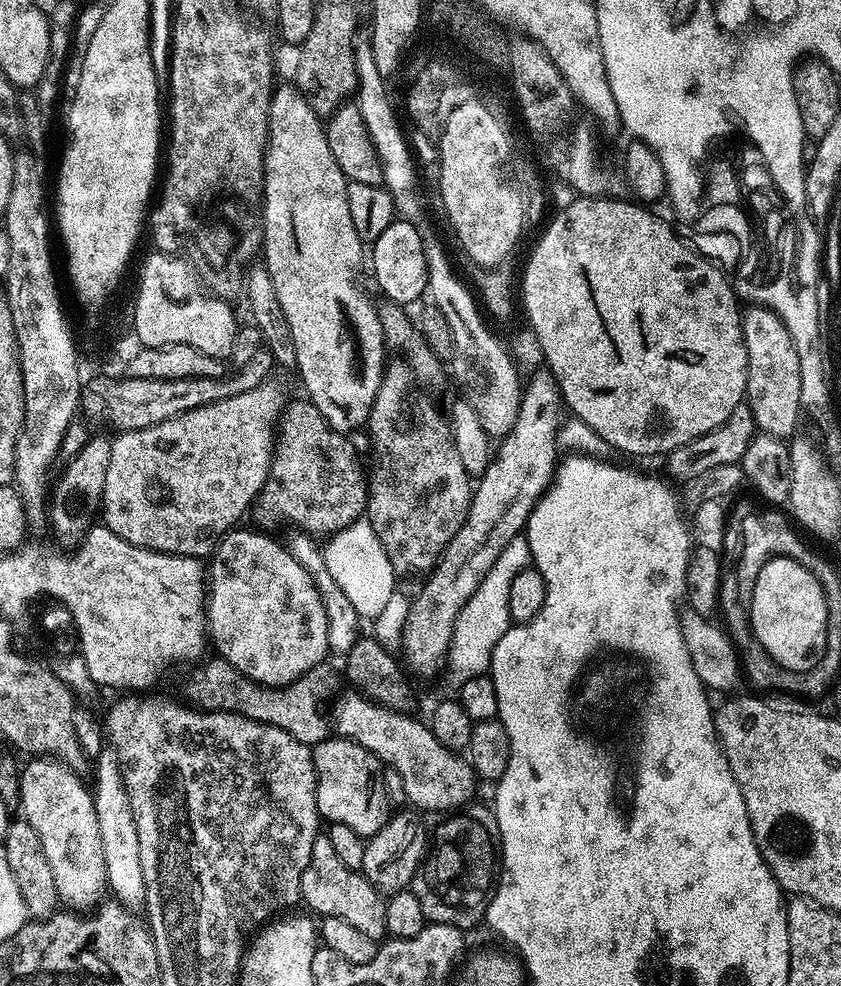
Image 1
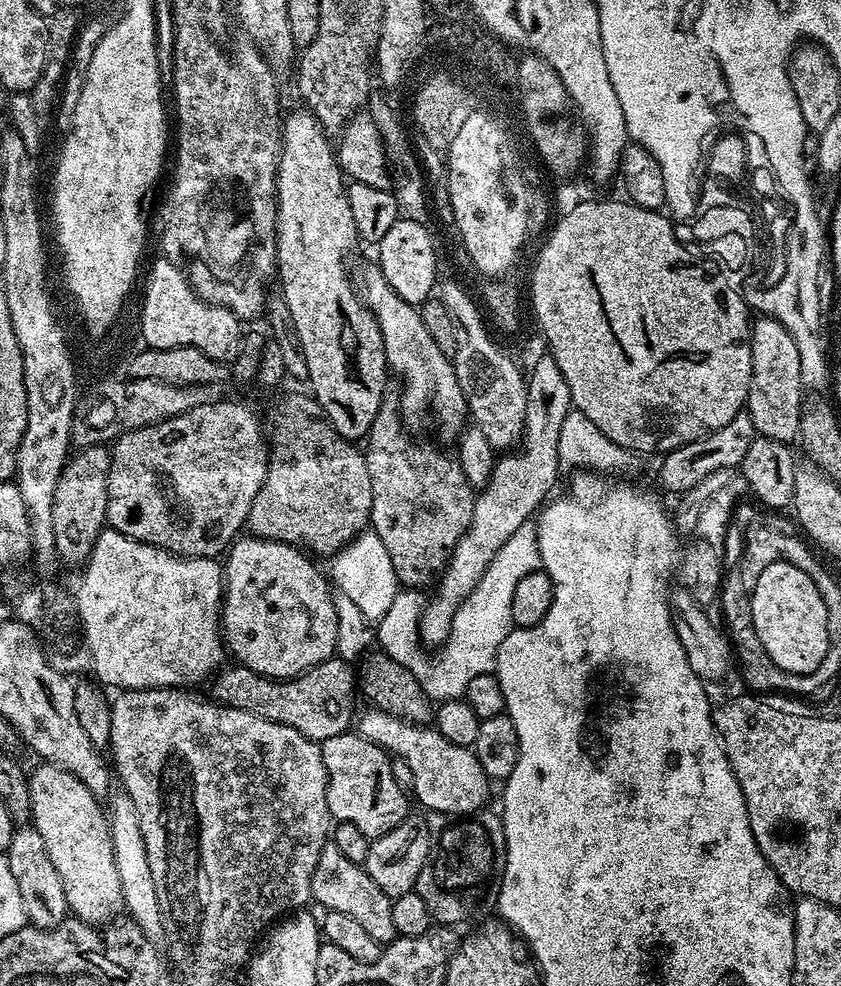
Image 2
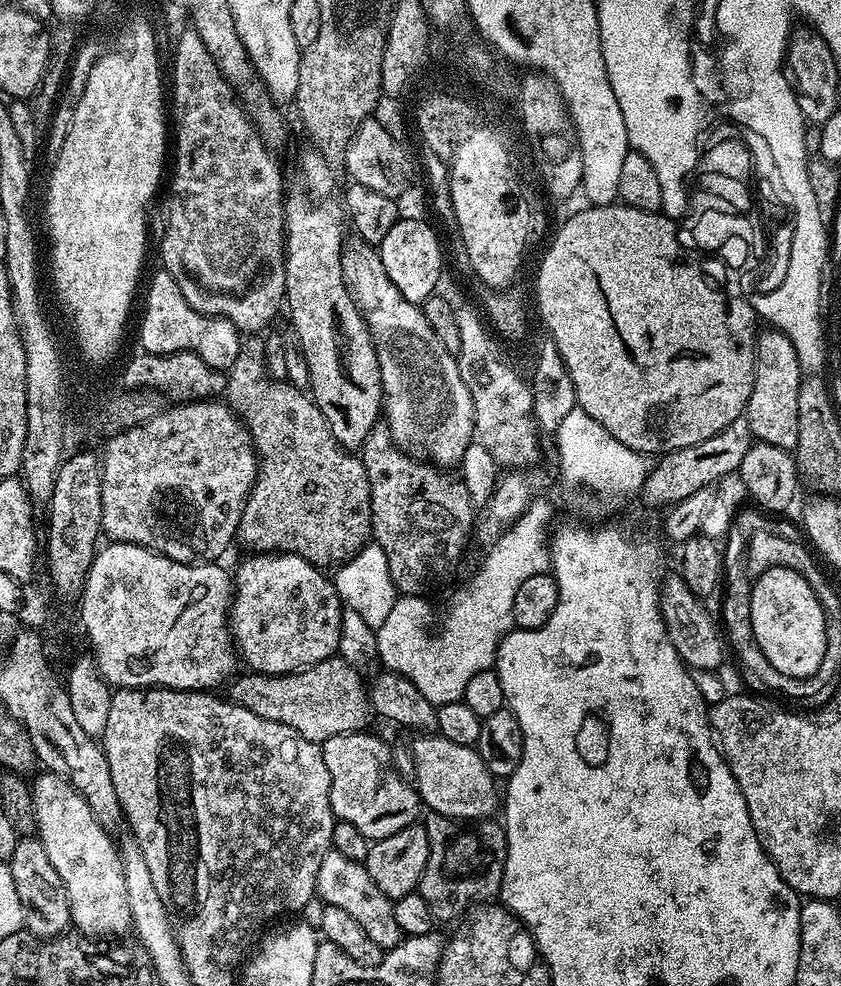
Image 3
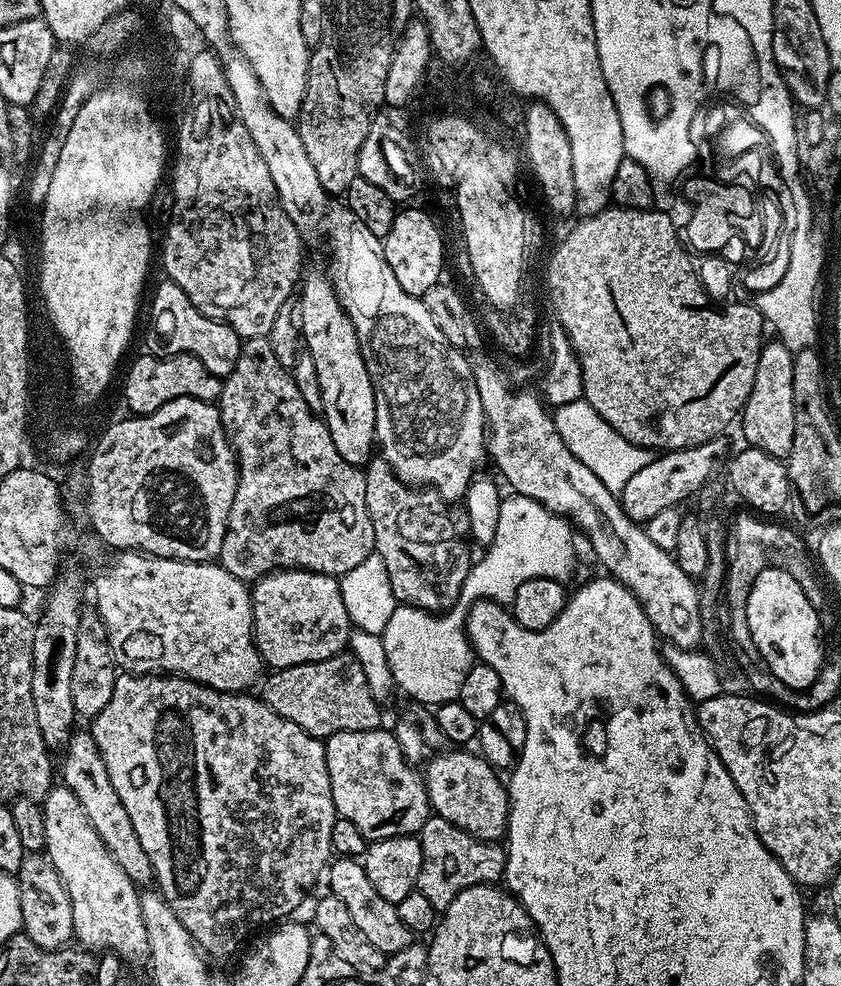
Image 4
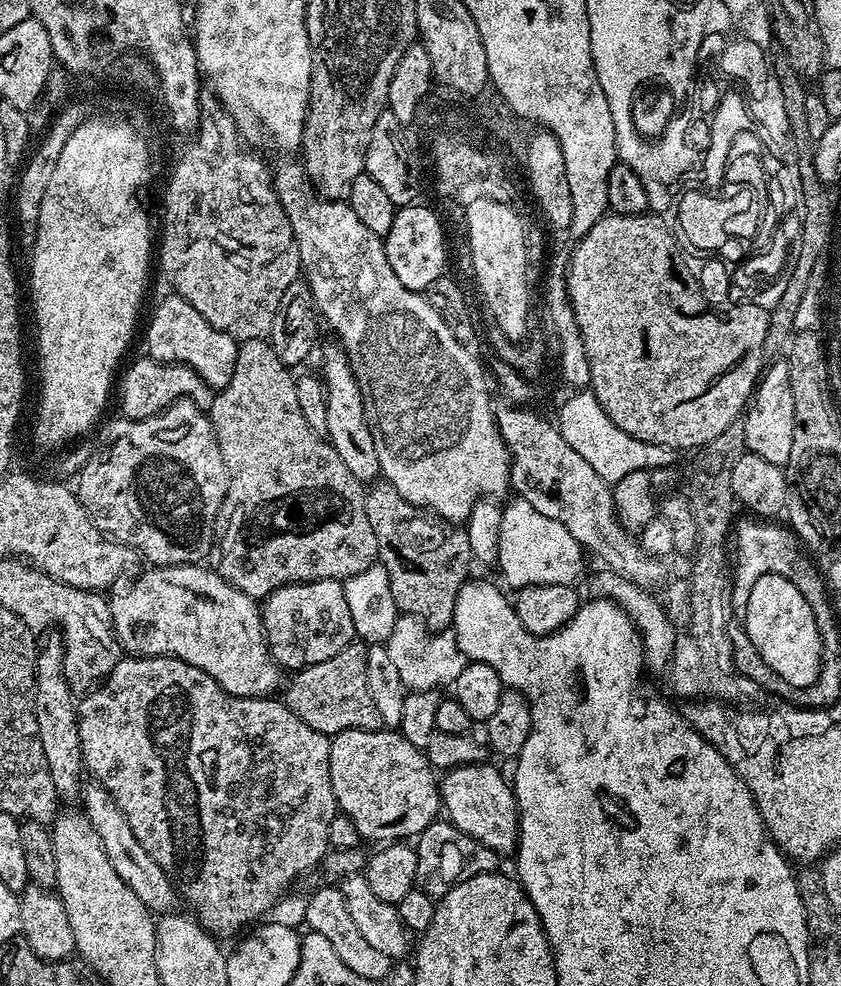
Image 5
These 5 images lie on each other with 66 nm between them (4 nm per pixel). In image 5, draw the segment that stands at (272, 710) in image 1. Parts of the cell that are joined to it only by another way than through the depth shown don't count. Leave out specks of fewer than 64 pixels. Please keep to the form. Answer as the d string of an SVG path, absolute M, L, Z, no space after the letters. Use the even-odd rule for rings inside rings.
M353 642L338 650L334 658L326 658L326 662L299 669L282 695L283 703L294 714L298 714L302 722L329 738L342 730L381 731L382 714L378 714L374 698L370 698L370 686L366 686L367 653L368 644Z

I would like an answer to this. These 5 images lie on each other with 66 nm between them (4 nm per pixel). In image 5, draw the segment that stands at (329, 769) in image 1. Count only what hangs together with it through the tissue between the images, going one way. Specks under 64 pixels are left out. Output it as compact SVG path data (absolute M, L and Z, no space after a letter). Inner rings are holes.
M342 730L331 737L330 782L334 786L336 806L358 826L358 834L365 841L404 842L426 830L441 815L440 786L427 755L411 744L399 731Z

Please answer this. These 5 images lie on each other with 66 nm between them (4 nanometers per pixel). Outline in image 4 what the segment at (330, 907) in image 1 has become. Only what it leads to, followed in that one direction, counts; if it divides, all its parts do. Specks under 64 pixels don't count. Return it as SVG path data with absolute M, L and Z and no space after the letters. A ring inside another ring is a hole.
M336 858L329 863L326 869L327 891L336 896L346 905L346 910L351 914L353 921L366 934L366 938L373 946L378 946L385 957L398 954L398 950L406 950L406 946L414 943L414 934L406 930L405 924L398 919L398 910L394 904L386 902L378 890L366 878L363 863L356 858Z

